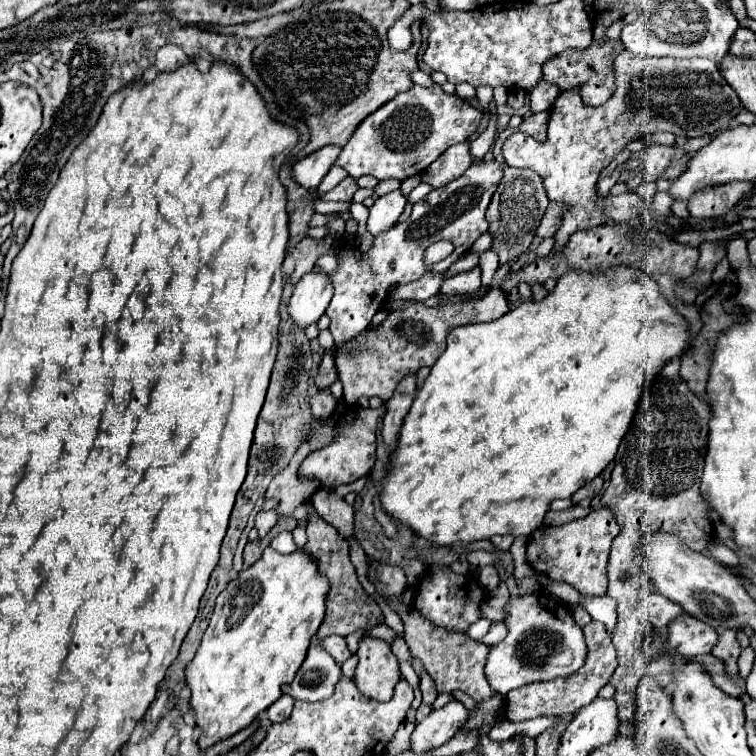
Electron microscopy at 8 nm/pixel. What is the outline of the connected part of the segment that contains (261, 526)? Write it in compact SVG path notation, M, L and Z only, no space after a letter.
M270 509L270 511L260 511L256 515L256 529L258 529L258 537L264 537L276 523L278 523L280 515L276 509Z

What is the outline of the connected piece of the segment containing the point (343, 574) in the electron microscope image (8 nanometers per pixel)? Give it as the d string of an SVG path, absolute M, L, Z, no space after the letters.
M316 511L308 513L308 523L306 523L306 535L308 535L308 543L304 547L304 551L316 561L318 559L318 573L328 577L330 589L326 595L326 615L324 621L316 633L316 639L322 641L328 635L350 635L358 629L370 631L372 627L380 625L384 621L382 609L376 603L376 599L368 593L364 593L362 583L358 581L356 569L350 563L350 555L348 555L348 543L342 541L338 537L338 533L334 533L334 529L330 525L326 525Z

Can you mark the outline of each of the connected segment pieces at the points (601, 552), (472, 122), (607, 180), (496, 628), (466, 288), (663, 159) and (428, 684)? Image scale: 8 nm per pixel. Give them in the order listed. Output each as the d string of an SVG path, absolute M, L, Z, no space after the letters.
M608 507L590 511L588 517L576 519L558 527L542 525L538 527L528 539L526 547L526 559L530 561L530 567L538 571L540 575L548 575L554 581L570 583L580 595L584 597L600 597L606 595L606 565L610 555L610 545L614 537L620 533L620 523L616 521L614 511Z
M412 85L408 91L380 105L356 127L334 165L346 169L350 177L372 175L376 179L396 177L402 181L422 173L448 147L468 141L476 133L480 119L482 113L478 107L454 95L446 95L440 85Z
M616 167L612 175L608 175L608 177L604 177L604 179L600 179L600 181L598 181L598 193L600 193L602 197L606 197L606 195L608 195L608 191L610 191L610 187L618 181L620 169L622 169L622 167Z
M492 623L488 633L478 639L478 643L486 643L486 645L496 645L498 641L502 641L506 637L506 625L504 623Z
M476 265L470 271L456 273L448 279L444 279L444 283L440 285L440 293L444 293L444 295L468 295L468 293L474 293L478 287L480 287L480 265Z
M650 145L644 153L644 159L642 159L642 169L644 173L650 173L650 175L658 175L662 173L674 159L680 159L684 157L686 151L678 145Z
M424 671L420 673L420 691L422 691L422 703L424 705L432 705L436 699L436 689L434 689L434 681L430 679L430 675L426 675Z

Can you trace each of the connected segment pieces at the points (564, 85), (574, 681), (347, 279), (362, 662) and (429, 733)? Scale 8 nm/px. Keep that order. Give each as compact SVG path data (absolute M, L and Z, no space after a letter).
M604 39L602 43L592 43L588 49L584 51L574 51L568 49L566 53L562 53L562 57L556 57L554 61L548 61L542 67L542 79L550 81L554 85L558 85L562 91L572 89L572 87L580 87L580 95L582 101L590 107L598 107L602 103L606 103L606 99L610 99L610 95L614 93L614 75L612 75L612 61L618 53L624 51L624 45L620 41L610 41Z
M590 621L582 631L586 637L586 645L588 645L586 665L578 673L572 673L570 677L560 677L558 681L540 681L540 683L524 685L522 689L510 691L504 701L506 719L510 719L512 723L518 723L518 721L534 719L534 717L558 717L558 715L574 713L580 707L584 707L596 699L598 691L610 681L610 677L616 669L616 649L602 623Z
M488 161L472 165L462 177L454 179L452 183L430 191L422 201L414 203L412 215L408 221L398 223L396 227L378 233L362 259L356 259L354 247L346 247L338 255L338 271L330 275L334 285L334 297L326 309L330 317L330 333L336 345L342 345L368 329L376 311L384 307L388 289L402 283L412 283L426 273L424 267L424 251L428 245L448 239L454 245L454 253L444 261L436 263L430 271L444 273L460 255L468 253L472 243L488 229L486 209L502 179L500 163Z
M364 637L356 651L358 665L354 683L358 691L376 701L390 701L394 685L400 681L398 659L382 639Z
M450 701L442 709L432 709L430 715L420 721L412 733L412 751L422 753L450 741L456 731L466 723L468 709L460 701Z

